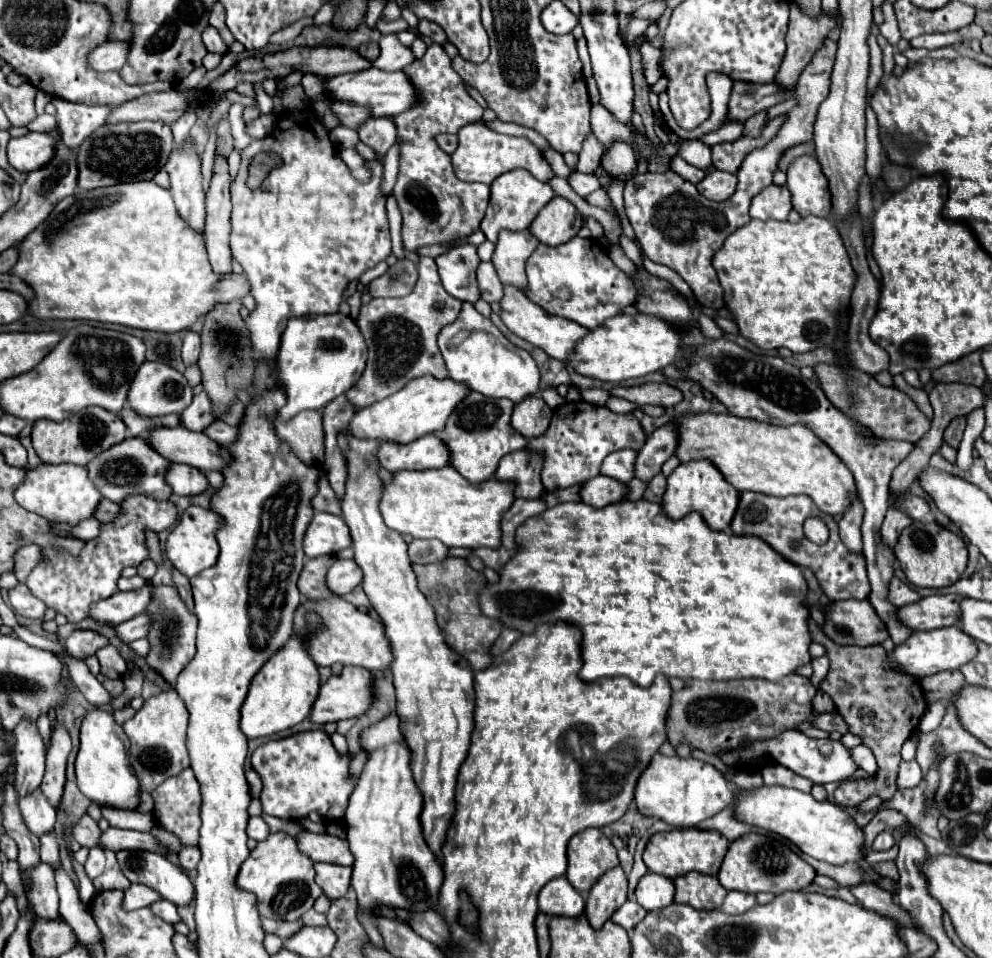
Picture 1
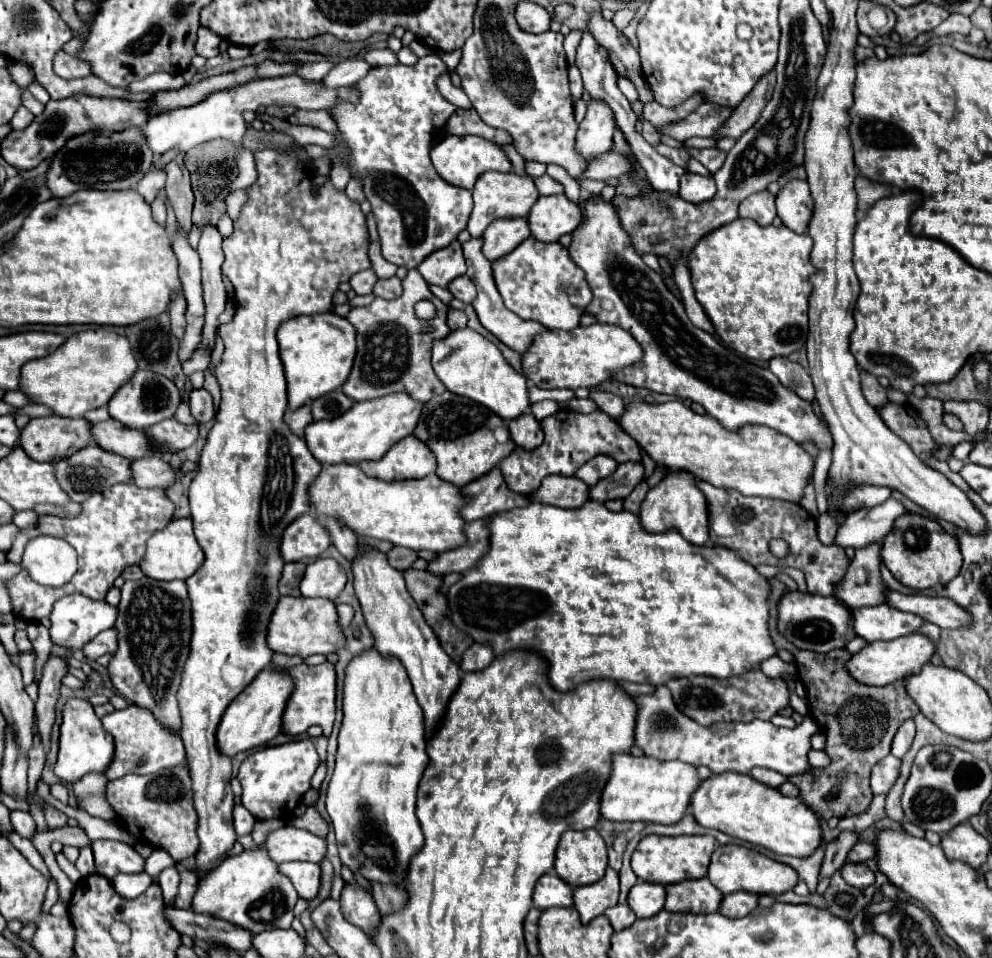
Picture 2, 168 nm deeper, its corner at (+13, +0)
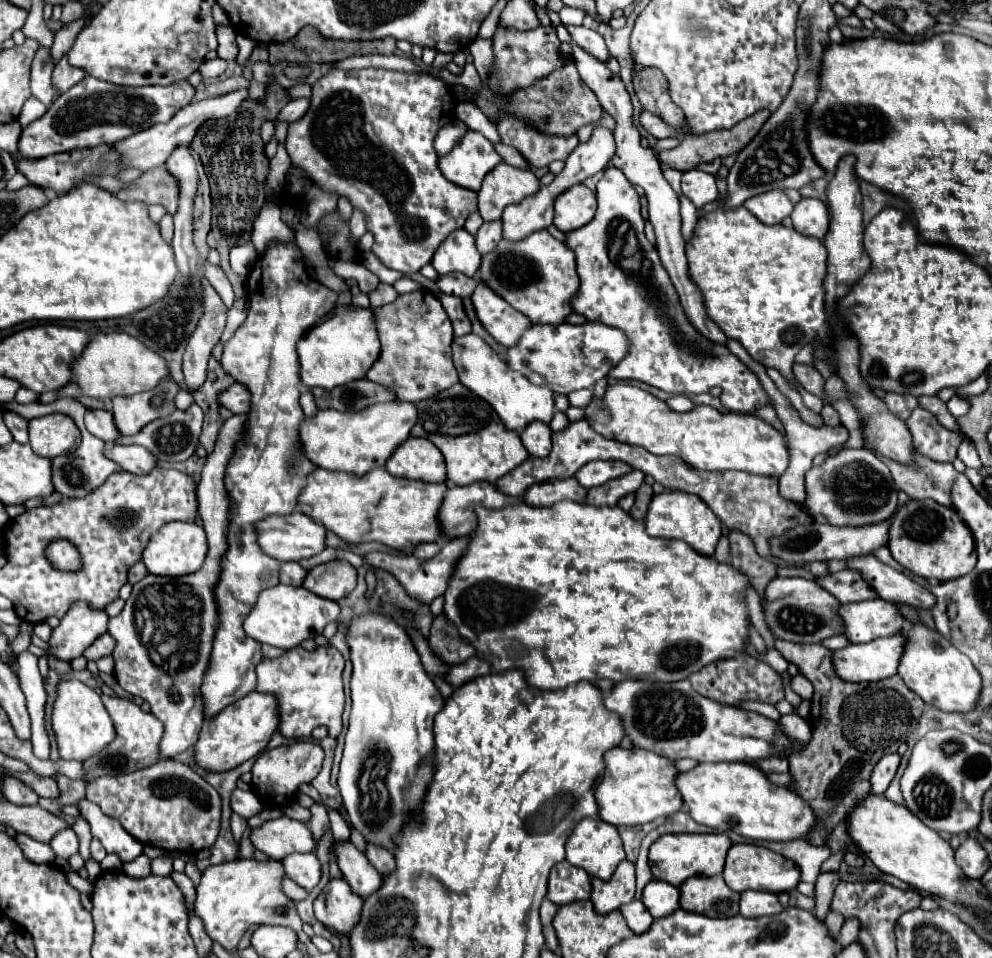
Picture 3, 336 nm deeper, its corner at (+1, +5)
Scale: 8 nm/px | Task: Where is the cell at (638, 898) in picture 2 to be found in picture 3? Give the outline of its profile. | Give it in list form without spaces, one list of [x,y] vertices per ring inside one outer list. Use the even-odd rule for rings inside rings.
[[[653,880],[643,890],[643,902],[653,918],[669,916],[679,908],[679,888],[663,880]]]

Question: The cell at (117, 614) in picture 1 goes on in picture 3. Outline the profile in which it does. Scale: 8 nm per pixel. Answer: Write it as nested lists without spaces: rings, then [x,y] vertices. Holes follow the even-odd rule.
[[[73,602],[67,614],[61,618],[59,626],[53,630],[49,640],[51,654],[61,660],[71,662],[89,648],[97,636],[107,632],[109,614],[105,610],[93,608],[87,602]]]

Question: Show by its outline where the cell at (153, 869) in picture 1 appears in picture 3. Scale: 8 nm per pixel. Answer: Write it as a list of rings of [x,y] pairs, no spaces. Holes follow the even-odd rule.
[[[79,802],[81,816],[91,824],[91,834],[101,840],[109,854],[117,854],[121,862],[131,862],[143,854],[143,844],[129,836],[129,832],[113,818],[105,816],[93,802]]]

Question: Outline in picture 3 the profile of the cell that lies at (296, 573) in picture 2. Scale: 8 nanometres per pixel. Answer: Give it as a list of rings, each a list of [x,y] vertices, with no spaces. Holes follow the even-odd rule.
[[[283,562],[279,580],[281,580],[283,584],[301,586],[301,584],[303,584],[303,580],[305,580],[305,576],[307,576],[307,570],[305,570],[299,562]]]

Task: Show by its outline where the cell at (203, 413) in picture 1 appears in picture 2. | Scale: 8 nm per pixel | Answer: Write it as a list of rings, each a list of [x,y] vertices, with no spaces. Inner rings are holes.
[[[195,389],[189,393],[189,407],[193,417],[199,423],[207,423],[215,417],[215,407],[213,407],[213,397],[207,389]]]

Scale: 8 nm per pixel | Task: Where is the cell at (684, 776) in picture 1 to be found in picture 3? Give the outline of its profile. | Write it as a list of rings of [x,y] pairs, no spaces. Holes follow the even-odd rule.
[[[621,746],[605,752],[605,776],[595,790],[599,802],[599,818],[613,826],[639,826],[645,822],[653,822],[661,816],[671,816],[681,810],[683,798],[675,786],[675,778],[681,774],[671,758],[661,754],[631,748],[625,750]]]

